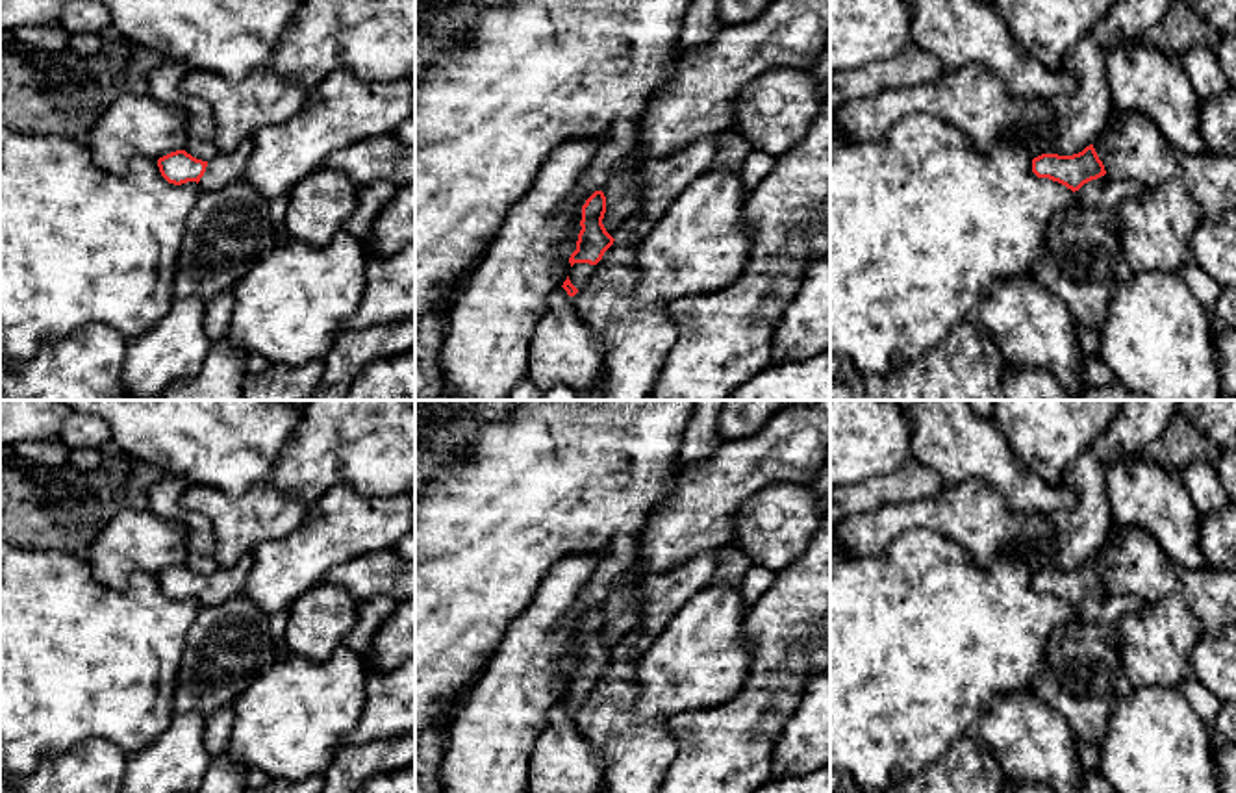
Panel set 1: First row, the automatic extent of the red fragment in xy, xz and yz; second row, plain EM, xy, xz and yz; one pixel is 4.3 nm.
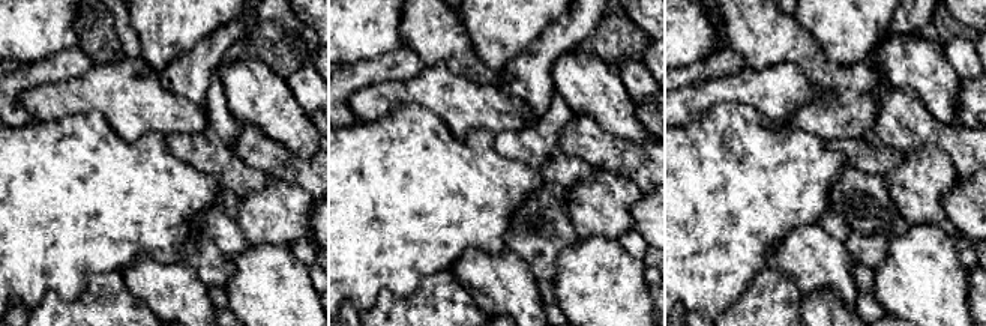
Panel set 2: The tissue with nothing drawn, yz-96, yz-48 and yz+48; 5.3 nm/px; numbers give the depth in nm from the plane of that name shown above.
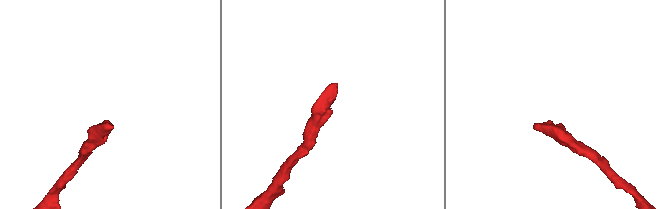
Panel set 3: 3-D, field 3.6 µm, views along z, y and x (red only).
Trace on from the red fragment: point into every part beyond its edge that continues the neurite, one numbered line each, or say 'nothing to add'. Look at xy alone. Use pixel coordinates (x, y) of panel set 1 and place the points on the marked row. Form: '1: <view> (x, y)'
1: xy (225, 169)

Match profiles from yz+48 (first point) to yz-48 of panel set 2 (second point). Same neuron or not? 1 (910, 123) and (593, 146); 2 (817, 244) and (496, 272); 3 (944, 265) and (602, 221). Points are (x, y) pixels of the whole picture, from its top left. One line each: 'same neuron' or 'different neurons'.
1: same neuron
2: same neuron
3: different neurons

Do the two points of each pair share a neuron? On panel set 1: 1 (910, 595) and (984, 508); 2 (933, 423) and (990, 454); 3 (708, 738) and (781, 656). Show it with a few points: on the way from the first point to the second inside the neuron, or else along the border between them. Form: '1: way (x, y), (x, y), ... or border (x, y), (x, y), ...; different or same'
1: border (914, 528), (938, 530), (983, 564), (996, 560); different
2: way (947, 436), (957, 445), (975, 449); same
3: way (729, 721), (773, 677); same

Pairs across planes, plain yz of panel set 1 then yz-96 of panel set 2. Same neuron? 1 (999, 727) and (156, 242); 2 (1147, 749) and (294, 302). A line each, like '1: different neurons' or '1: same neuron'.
1: different neurons
2: same neuron

